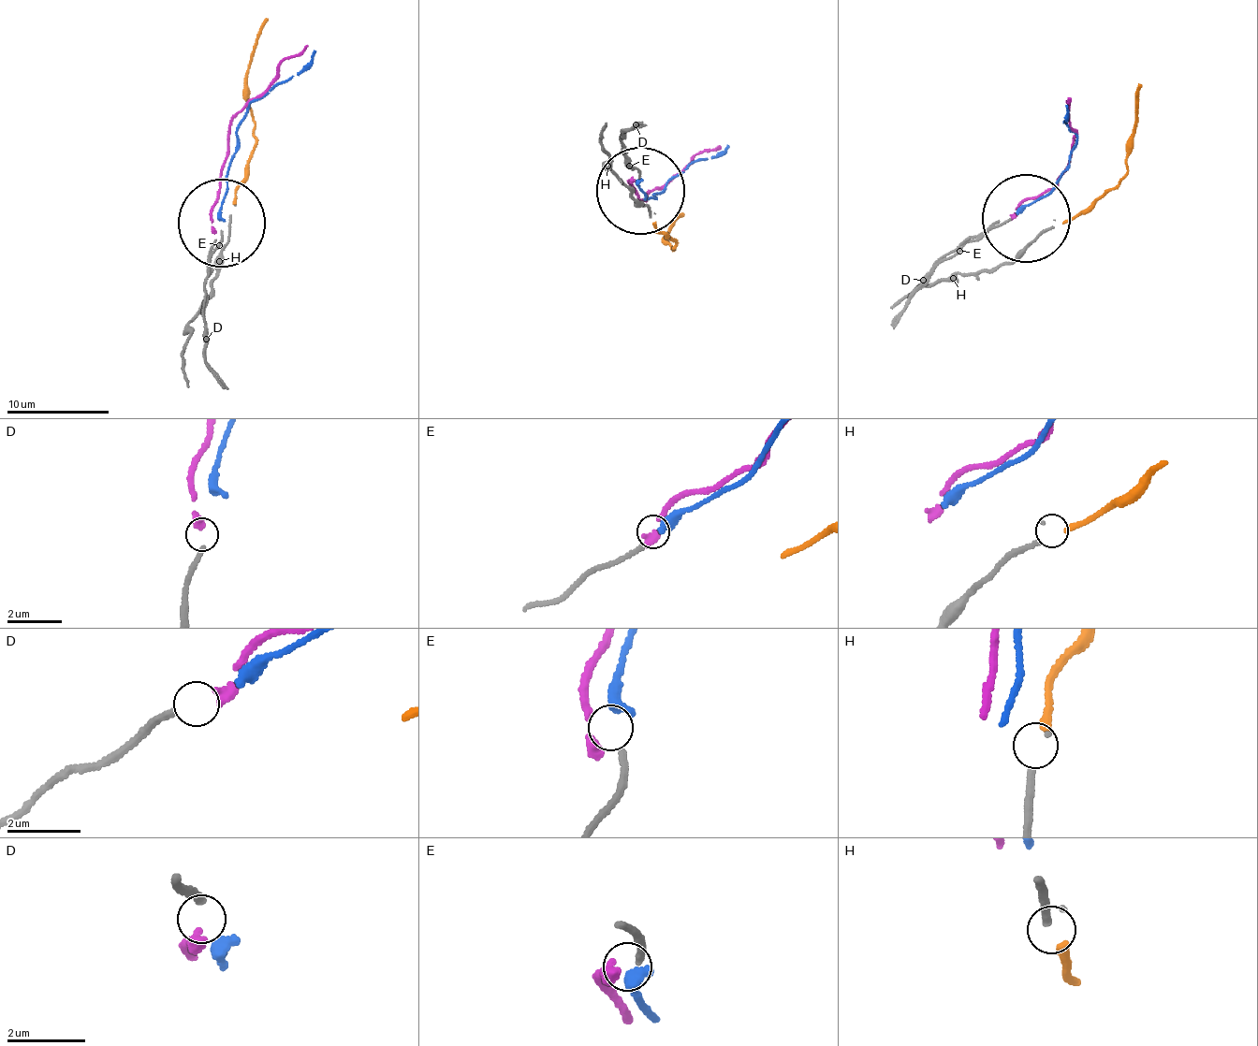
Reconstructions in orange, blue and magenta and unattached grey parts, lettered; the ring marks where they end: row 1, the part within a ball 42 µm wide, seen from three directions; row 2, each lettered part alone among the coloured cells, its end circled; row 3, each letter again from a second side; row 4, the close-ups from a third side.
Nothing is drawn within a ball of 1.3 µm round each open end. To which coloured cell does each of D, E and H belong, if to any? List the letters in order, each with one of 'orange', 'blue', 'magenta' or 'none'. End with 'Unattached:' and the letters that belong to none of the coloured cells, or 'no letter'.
D: magenta
E: blue
H: orange
Unattached: no letter

